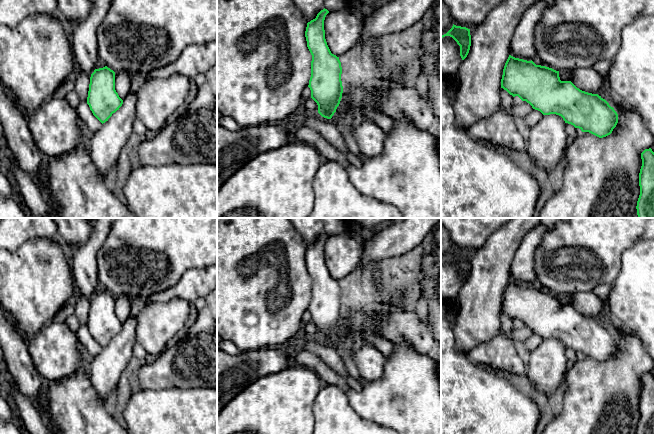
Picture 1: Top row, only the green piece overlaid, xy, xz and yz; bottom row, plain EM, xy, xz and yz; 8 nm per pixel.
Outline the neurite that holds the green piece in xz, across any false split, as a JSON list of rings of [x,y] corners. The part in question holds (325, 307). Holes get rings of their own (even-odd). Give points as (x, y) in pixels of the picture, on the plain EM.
[[[324,232],[307,247],[305,261],[312,279],[308,309],[311,322],[318,329],[318,337],[331,343],[340,328],[343,310],[341,286],[339,281],[331,277],[325,263],[324,244],[328,237]]]

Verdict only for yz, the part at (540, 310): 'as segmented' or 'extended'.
as segmented

